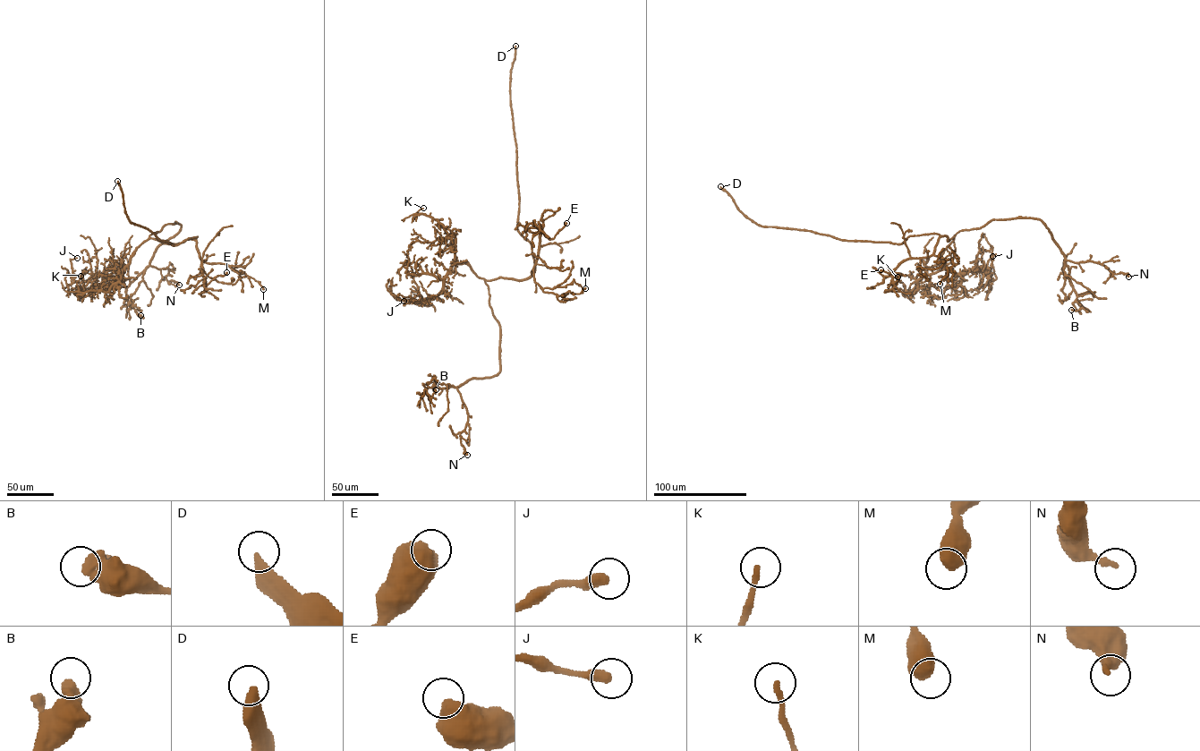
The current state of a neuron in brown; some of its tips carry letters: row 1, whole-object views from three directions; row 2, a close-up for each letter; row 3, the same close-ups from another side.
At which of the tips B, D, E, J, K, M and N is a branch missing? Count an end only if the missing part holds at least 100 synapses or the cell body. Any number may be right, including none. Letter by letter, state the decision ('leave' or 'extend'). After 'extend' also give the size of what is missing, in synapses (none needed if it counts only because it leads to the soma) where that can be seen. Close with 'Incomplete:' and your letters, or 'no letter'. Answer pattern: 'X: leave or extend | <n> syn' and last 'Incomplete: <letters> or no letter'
B: leave
D: extend | 450 syn
E: leave
J: leave
K: leave
M: leave
N: leave
Incomplete: D

